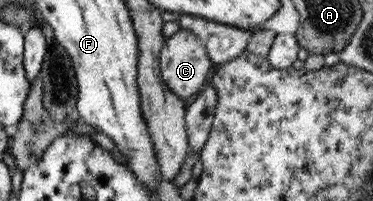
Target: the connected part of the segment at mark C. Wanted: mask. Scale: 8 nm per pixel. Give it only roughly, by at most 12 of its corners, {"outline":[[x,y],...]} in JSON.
{"outline":[[180,29],[164,39],[159,73],[187,103],[214,66],[203,43]]}

